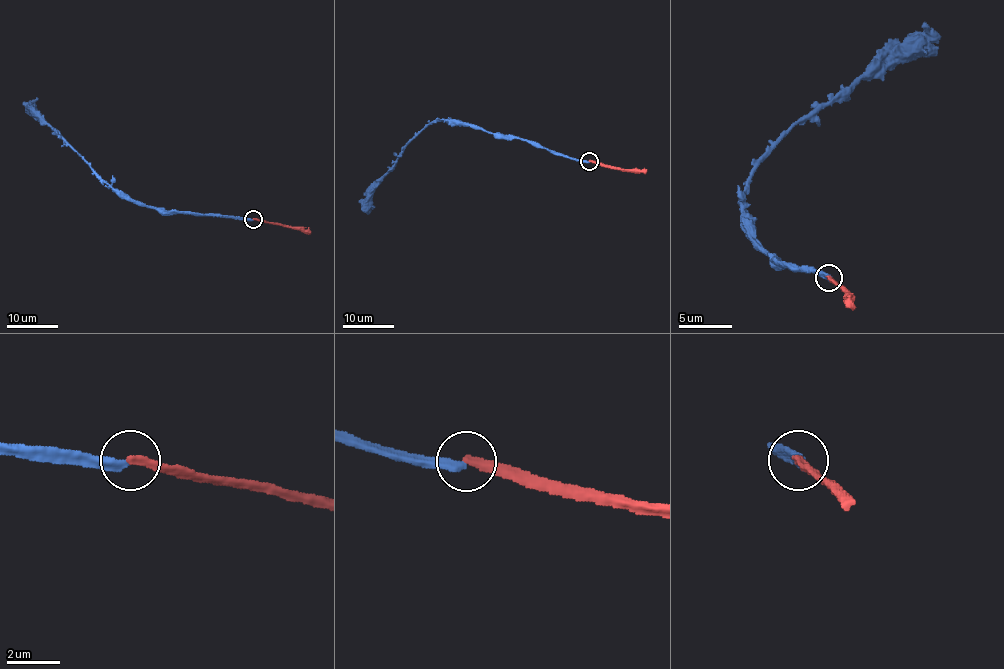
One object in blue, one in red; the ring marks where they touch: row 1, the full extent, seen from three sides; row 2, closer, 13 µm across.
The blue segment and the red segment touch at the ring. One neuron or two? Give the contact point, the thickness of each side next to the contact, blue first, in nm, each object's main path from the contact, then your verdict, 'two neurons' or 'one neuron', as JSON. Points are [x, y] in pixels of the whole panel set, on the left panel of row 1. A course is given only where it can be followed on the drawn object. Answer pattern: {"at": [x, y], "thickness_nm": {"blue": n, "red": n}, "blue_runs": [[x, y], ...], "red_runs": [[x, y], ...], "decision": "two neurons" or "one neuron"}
{"at": [253, 219], "thickness_nm": {"blue": 360, "red": 320}, "blue_runs": [[253, 218], [160, 212], [155, 207], [130, 201], [116, 193], [31, 104]], "red_runs": [[253, 218], [303, 227], [310, 234]], "decision": "two neurons"}

